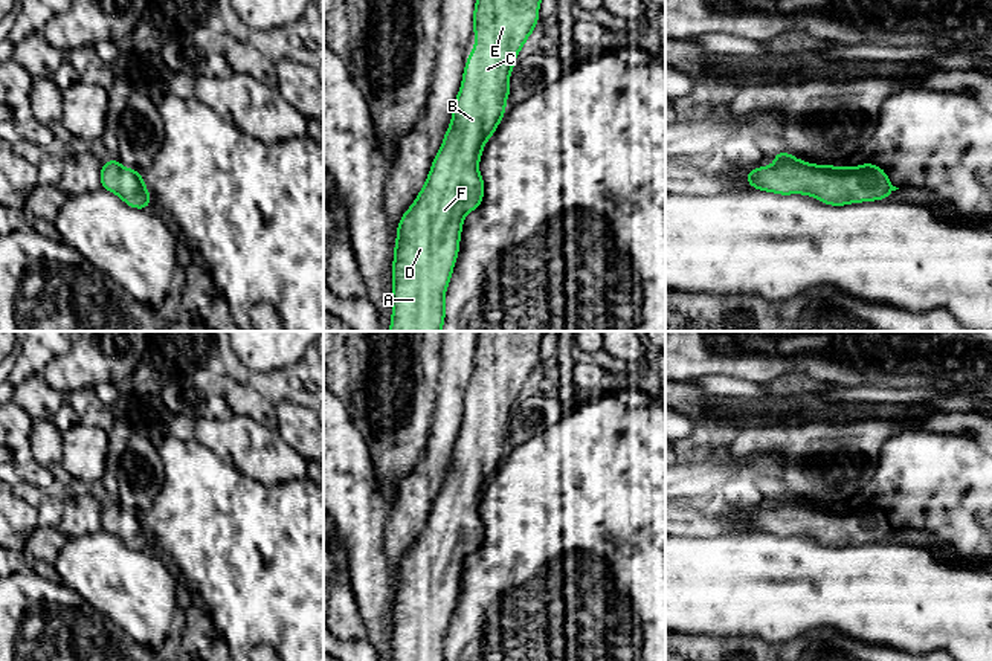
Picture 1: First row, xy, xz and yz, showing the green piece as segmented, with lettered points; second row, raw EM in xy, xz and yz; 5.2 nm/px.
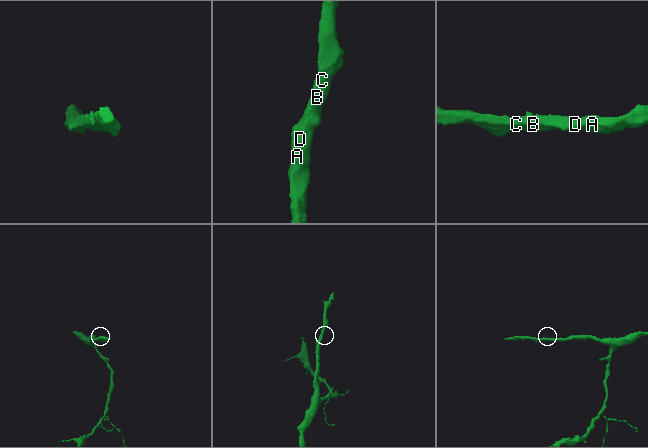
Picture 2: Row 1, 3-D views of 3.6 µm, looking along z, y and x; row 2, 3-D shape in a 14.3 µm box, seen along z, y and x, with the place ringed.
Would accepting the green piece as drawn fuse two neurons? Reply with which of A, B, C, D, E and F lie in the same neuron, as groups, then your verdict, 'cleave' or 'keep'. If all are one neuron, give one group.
A B C D E F | keep

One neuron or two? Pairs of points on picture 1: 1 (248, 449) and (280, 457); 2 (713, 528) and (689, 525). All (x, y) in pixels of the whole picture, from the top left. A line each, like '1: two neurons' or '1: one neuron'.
1: one neuron
2: one neuron

